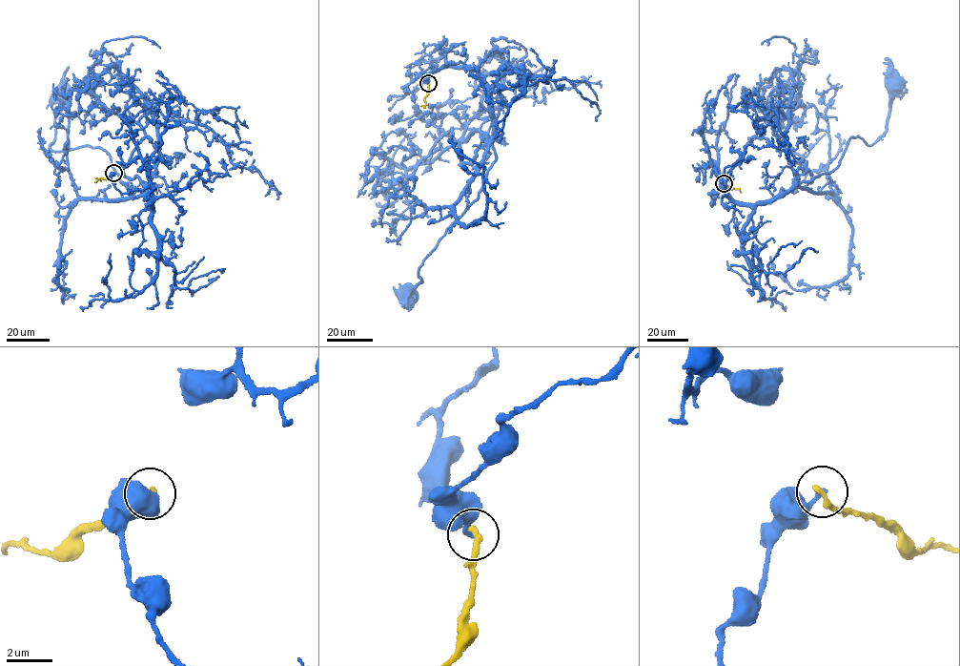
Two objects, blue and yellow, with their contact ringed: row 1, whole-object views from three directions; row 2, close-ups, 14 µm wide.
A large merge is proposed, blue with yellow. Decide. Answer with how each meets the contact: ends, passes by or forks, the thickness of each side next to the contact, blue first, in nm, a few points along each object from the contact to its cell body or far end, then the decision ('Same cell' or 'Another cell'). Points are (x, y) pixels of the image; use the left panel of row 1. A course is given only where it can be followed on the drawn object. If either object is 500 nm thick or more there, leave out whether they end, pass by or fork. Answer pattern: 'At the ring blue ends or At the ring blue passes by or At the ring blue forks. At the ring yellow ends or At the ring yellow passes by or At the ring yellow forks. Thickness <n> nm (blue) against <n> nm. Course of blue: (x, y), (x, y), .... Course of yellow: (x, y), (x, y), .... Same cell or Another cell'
At the ring blue ends. At the ring yellow ends. Thickness 190 nm (blue) against 300 nm. Course of blue: (113, 174), (122, 194), (151, 187), (152, 207), (145, 193), (121, 181), (100, 148), (51, 149), (66, 94). Course of yellow: (113, 174), (96, 182). Another cell

